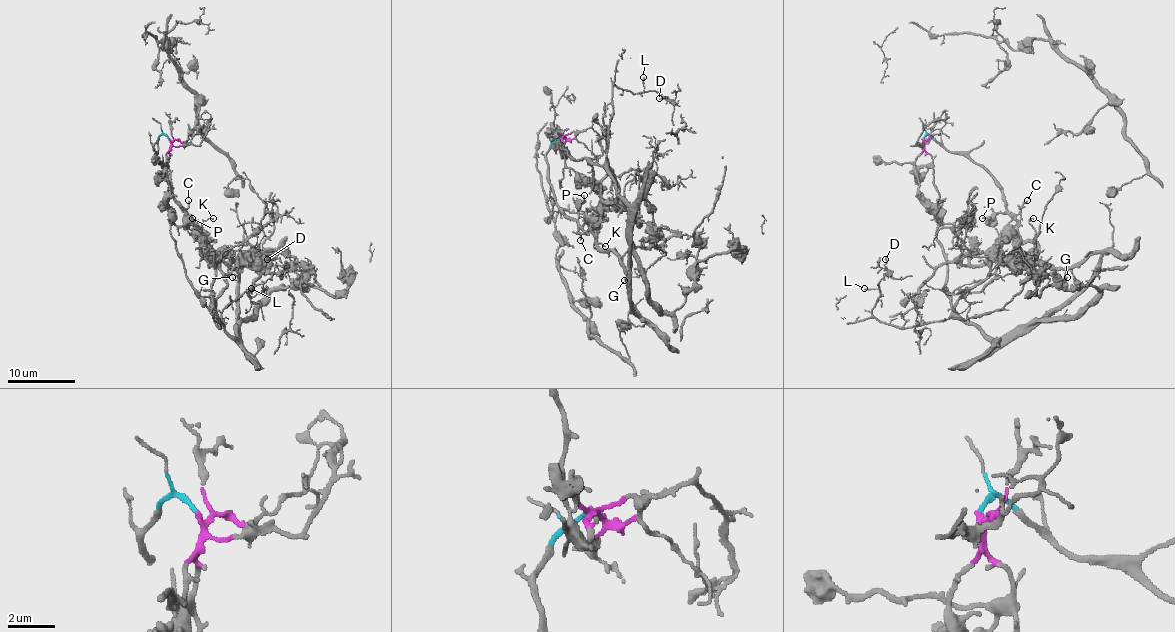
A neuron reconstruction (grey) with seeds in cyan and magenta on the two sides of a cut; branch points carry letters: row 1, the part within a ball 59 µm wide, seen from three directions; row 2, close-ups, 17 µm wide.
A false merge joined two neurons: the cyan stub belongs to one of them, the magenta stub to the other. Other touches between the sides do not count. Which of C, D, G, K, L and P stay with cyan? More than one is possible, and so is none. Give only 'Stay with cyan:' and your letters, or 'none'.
Stay with cyan: C, G, K, P

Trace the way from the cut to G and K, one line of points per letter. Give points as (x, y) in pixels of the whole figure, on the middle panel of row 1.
G: (560, 136), (545, 157), (555, 202), (589, 231), (599, 248), (618, 258), (630, 278), (625, 280)
K: (560, 136), (547, 151), (547, 182), (562, 212), (594, 236), (596, 248), (593, 246), (594, 241), (604, 246)

